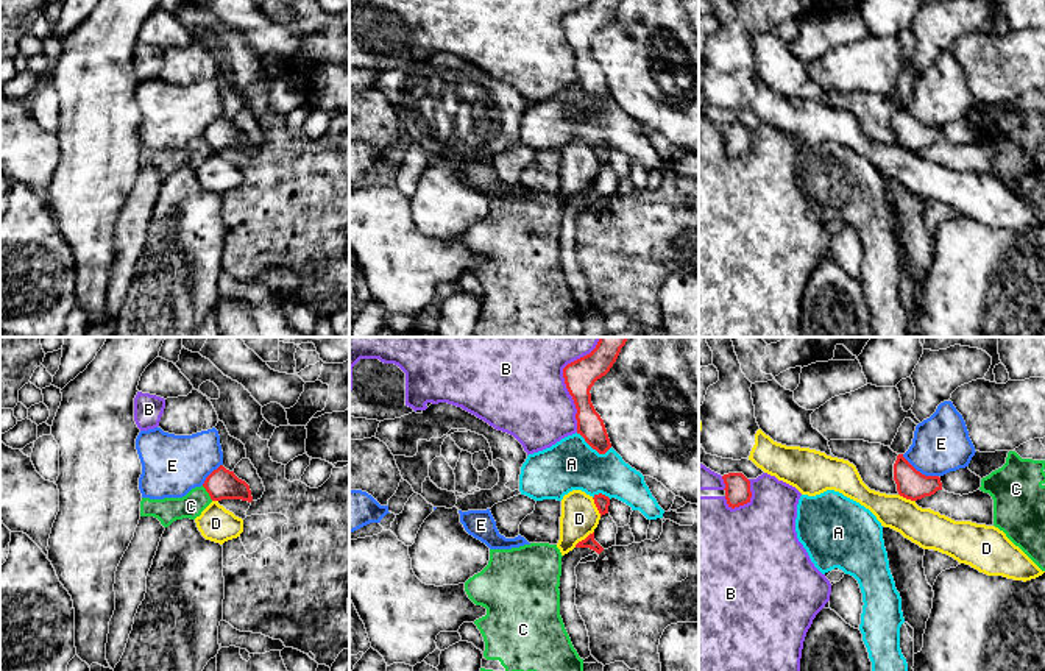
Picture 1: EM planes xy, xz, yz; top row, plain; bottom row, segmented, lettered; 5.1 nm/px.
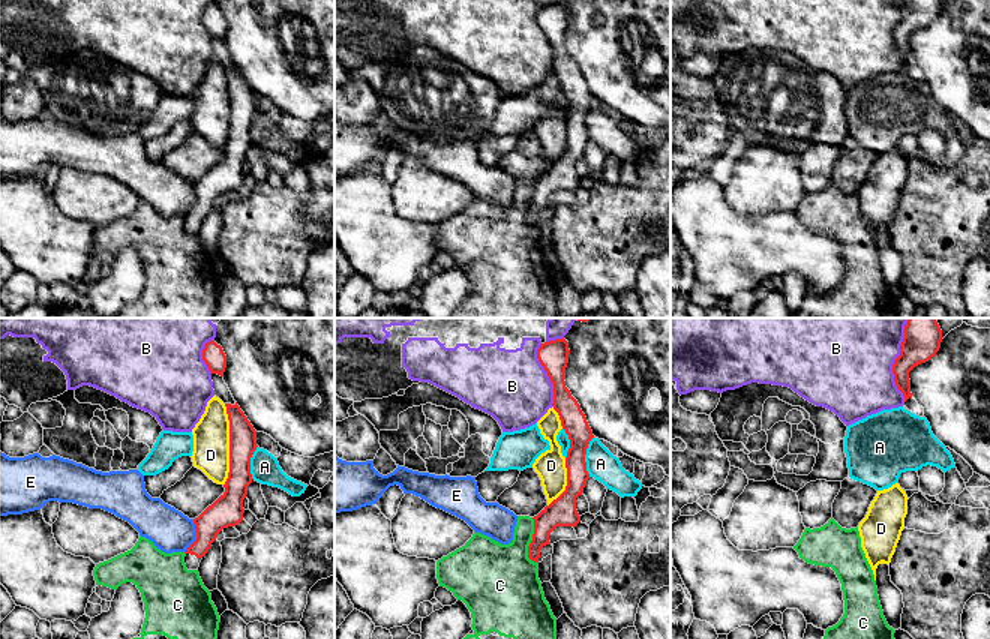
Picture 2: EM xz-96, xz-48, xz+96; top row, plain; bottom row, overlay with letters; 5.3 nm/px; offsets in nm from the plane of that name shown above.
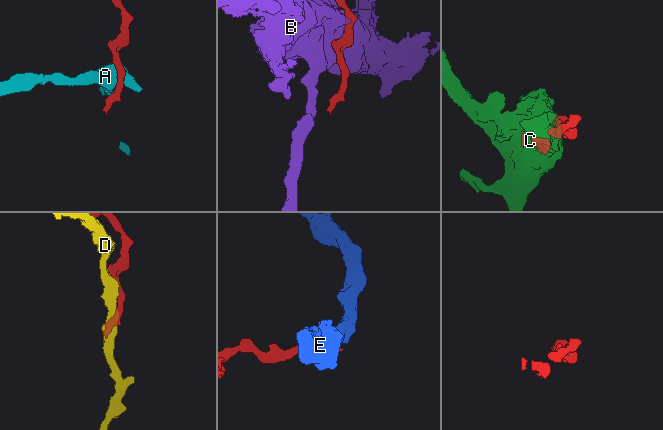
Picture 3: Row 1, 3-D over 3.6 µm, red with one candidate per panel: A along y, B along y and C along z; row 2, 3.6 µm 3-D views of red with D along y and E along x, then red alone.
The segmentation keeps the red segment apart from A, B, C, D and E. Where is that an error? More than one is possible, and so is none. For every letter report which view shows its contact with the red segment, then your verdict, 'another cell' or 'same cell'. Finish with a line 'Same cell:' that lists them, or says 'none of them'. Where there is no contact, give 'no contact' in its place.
A: contact in xz; another cell
B: contact in xz; another cell
C: contact in xy; another cell
D: contact in xz; another cell
E: contact in yz; another cell
Same cell: none of them

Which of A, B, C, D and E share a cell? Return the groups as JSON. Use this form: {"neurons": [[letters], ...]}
{"neurons": [["A"], ["B"], ["C"], ["D"], ["E"]]}

